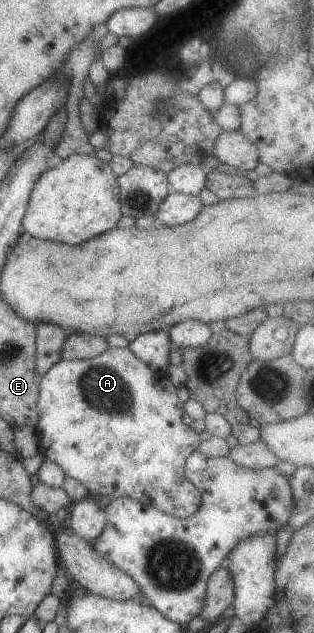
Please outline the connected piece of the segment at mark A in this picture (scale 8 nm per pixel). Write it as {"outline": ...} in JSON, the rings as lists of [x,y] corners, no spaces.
{"outline":[[[109,346],[102,354],[96,355],[94,358],[60,360],[40,379],[37,402],[39,419],[34,427],[39,436],[40,453],[46,459],[60,465],[66,476],[71,476],[74,480],[80,480],[87,490],[91,494],[96,494],[96,496],[108,496],[111,499],[128,497],[176,518],[192,516],[198,510],[201,503],[201,492],[192,484],[191,480],[188,480],[185,473],[185,464],[187,458],[198,449],[201,440],[199,434],[182,421],[182,415],[185,413],[184,403],[176,395],[178,389],[172,384],[167,373],[152,370],[152,367],[142,362],[129,347]]]}

